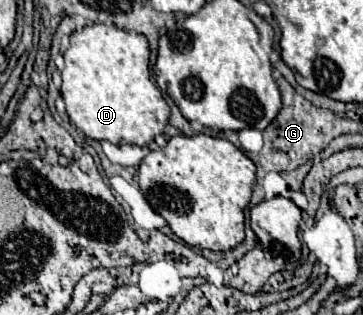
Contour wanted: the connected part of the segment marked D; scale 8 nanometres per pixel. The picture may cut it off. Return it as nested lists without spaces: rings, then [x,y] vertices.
[[[94,24],[86,26],[80,32],[72,32],[70,48],[64,52],[64,70],[62,70],[62,98],[66,102],[66,112],[70,122],[76,124],[88,138],[94,140],[108,140],[112,144],[136,144],[136,146],[150,146],[158,134],[164,132],[170,106],[162,98],[158,86],[150,80],[148,60],[150,48],[144,34],[138,32],[124,32],[116,26]]]

